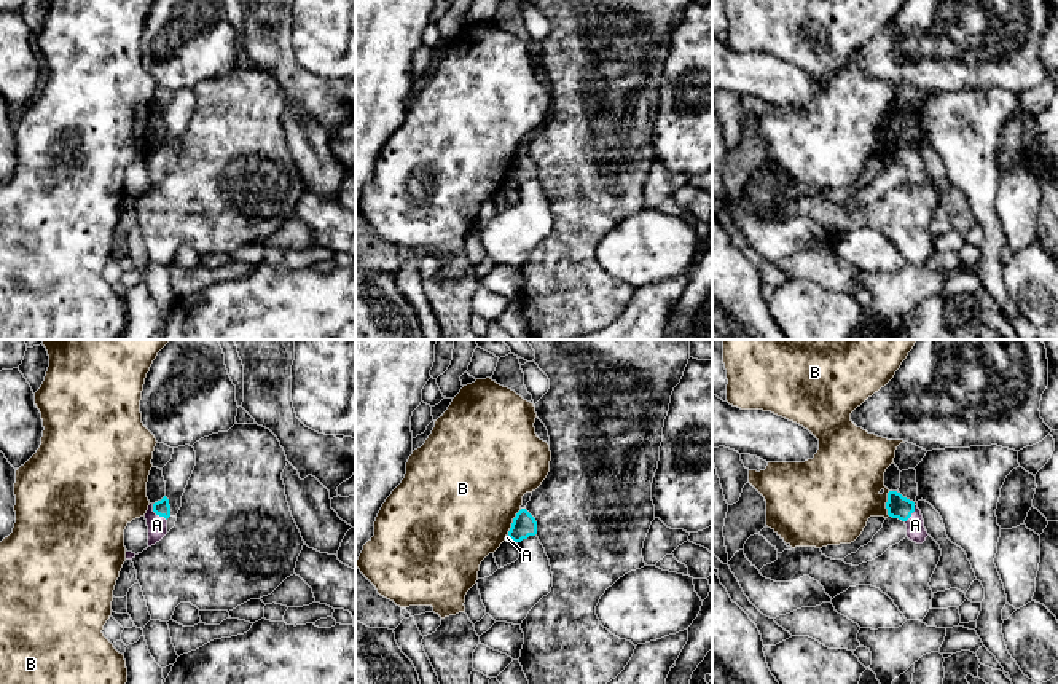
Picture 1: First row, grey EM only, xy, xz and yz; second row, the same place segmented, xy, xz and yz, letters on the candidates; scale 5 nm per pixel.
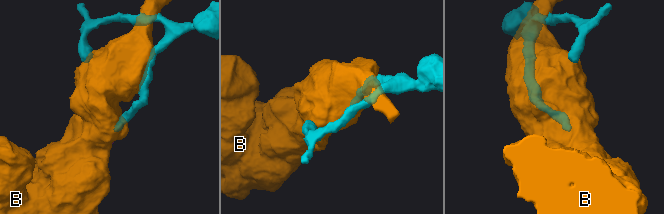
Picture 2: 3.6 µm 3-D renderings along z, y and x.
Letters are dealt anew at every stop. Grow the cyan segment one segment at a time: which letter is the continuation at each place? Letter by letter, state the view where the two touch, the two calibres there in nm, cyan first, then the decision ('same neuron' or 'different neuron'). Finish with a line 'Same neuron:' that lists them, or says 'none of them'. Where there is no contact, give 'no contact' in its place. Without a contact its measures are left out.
A: meets cyan in xy; 80 nm thick on the cyan side, 100 nm on the other; same neuron
B: meets cyan in xz; 120 nm thick on the cyan side, 480 nm on the other; different neuron
Same neuron: A

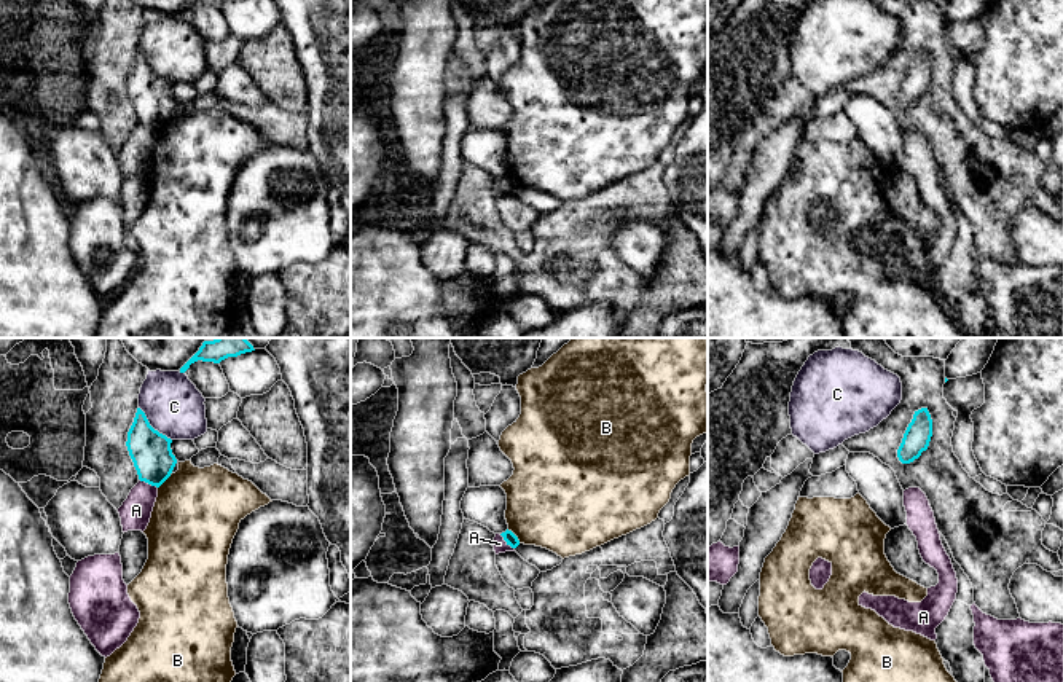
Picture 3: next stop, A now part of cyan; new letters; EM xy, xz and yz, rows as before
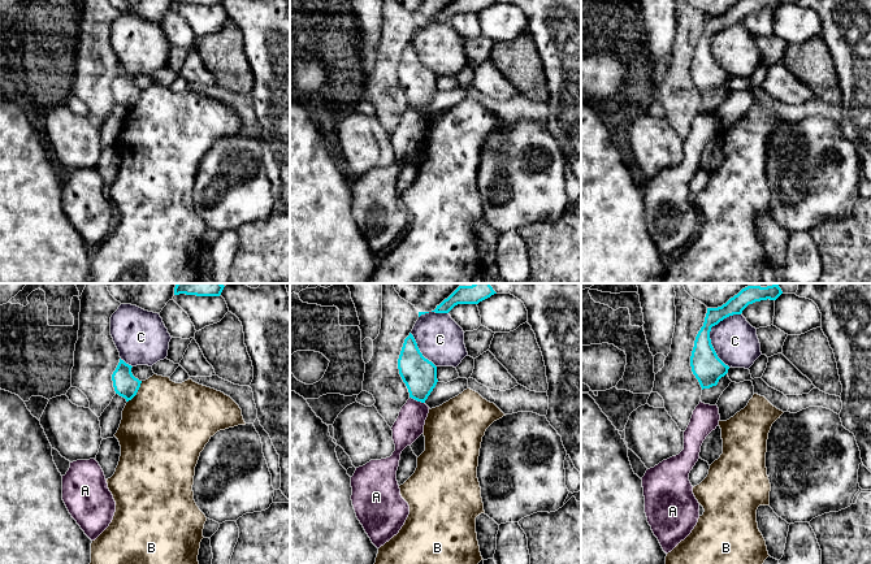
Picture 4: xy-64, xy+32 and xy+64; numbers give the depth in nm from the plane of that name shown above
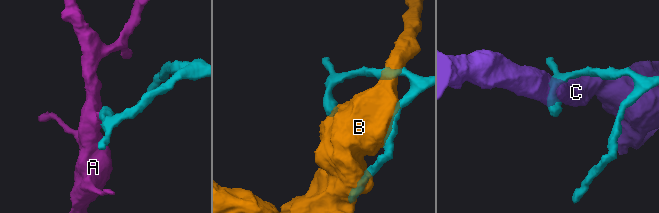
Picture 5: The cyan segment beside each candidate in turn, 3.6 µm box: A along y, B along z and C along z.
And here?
A: meets cyan in xy; 200 nm thick on the cyan side, 160 nm on the other; different neuron
B: meets cyan in xz; 60 nm thick on the cyan side, 460 nm on the other; different neuron
C: meets cyan in xy; 200 nm thick on the cyan side, 300 nm on the other; different neuron
Same neuron: none of them

